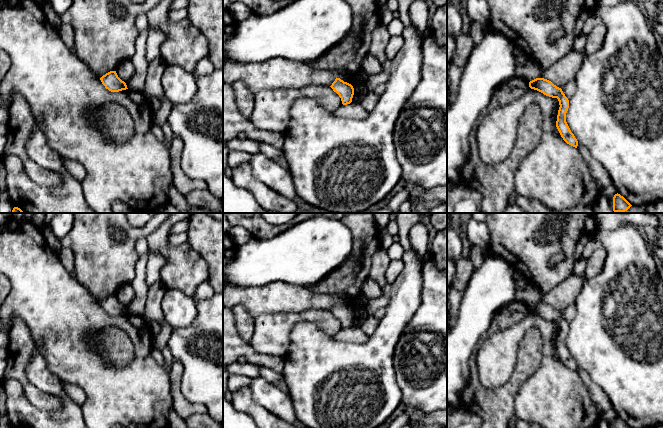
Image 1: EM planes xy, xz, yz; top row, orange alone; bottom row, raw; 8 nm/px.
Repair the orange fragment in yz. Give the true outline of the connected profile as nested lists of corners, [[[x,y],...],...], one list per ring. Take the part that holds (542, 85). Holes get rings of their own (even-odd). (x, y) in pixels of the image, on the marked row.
[[[536,78],[530,81],[529,87],[543,93],[546,96],[558,99],[560,107],[558,110],[556,127],[563,140],[567,144],[577,148],[578,141],[575,138],[574,134],[571,132],[566,122],[566,113],[569,108],[569,100],[563,93],[562,89],[554,85],[551,81],[544,78]]]

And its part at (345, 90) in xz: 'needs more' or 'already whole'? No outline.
already whole

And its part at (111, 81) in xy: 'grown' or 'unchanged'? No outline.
unchanged

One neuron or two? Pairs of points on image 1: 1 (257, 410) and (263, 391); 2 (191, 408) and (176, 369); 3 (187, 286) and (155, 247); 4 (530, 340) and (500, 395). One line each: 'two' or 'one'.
1: two
2: one
3: one
4: one

